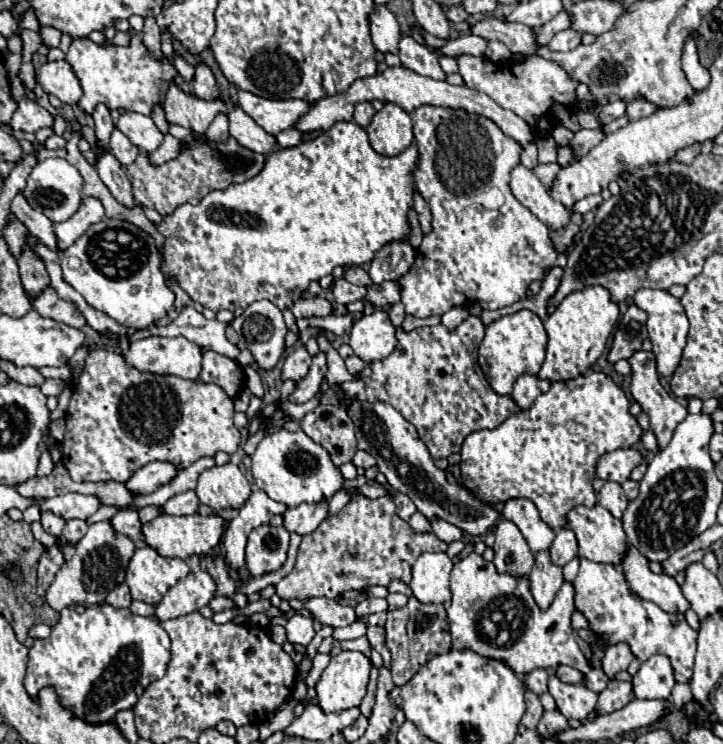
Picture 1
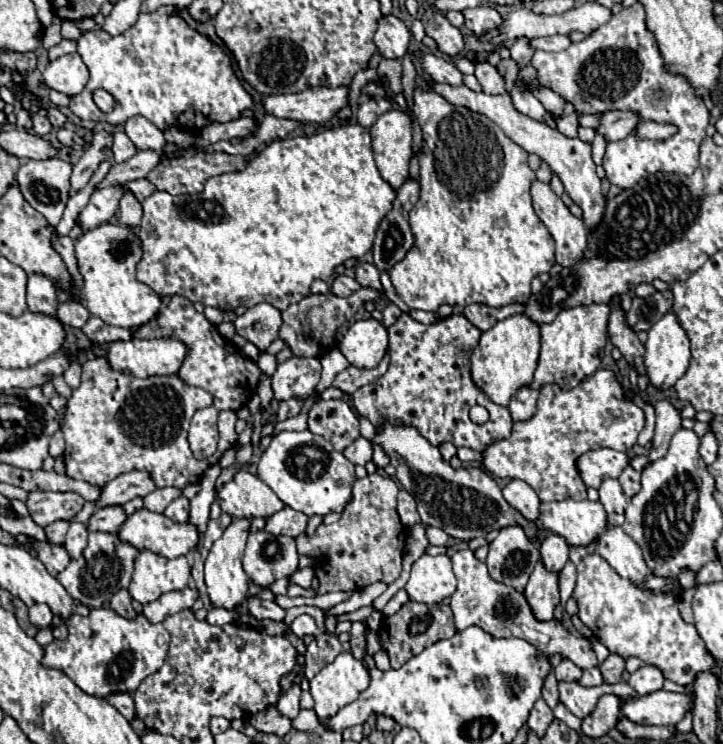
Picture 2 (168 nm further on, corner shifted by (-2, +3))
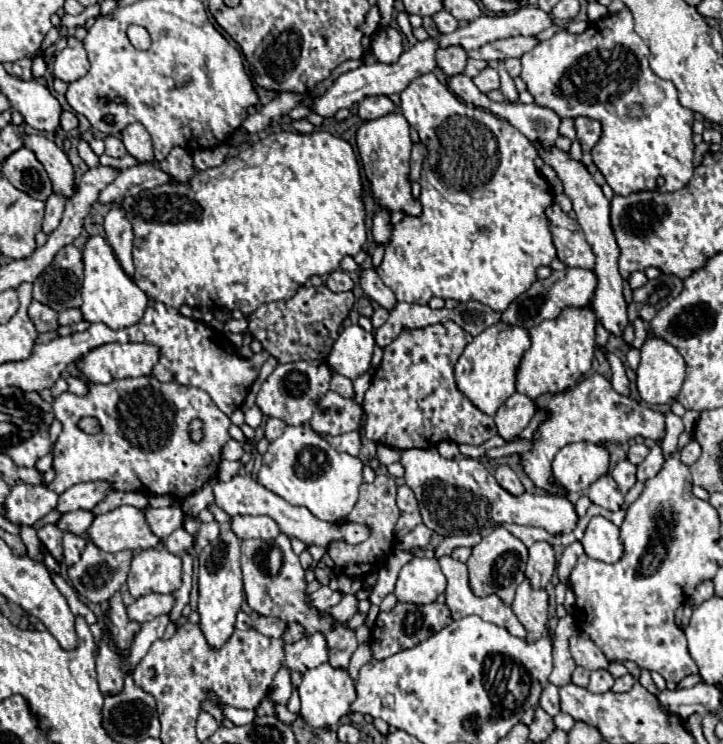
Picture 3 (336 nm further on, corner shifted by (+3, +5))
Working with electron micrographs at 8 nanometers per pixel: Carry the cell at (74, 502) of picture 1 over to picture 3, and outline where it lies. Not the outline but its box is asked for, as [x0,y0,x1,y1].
[5,484,59,526]

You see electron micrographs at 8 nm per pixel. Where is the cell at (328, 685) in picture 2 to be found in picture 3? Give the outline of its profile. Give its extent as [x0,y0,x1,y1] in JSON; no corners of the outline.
[299,662,355,728]

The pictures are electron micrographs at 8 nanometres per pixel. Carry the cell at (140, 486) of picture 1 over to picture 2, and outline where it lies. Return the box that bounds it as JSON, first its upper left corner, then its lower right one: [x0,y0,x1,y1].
[94,472,154,508]

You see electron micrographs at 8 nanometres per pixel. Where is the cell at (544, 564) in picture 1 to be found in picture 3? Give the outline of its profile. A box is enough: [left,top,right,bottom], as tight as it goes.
[511,580,549,642]

